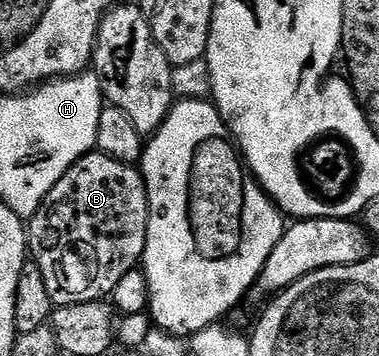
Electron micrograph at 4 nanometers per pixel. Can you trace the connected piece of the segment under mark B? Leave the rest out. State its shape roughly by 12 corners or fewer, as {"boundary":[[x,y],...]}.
{"boundary":[[93,150],[27,220],[64,303],[107,300],[146,249],[133,164]]}

